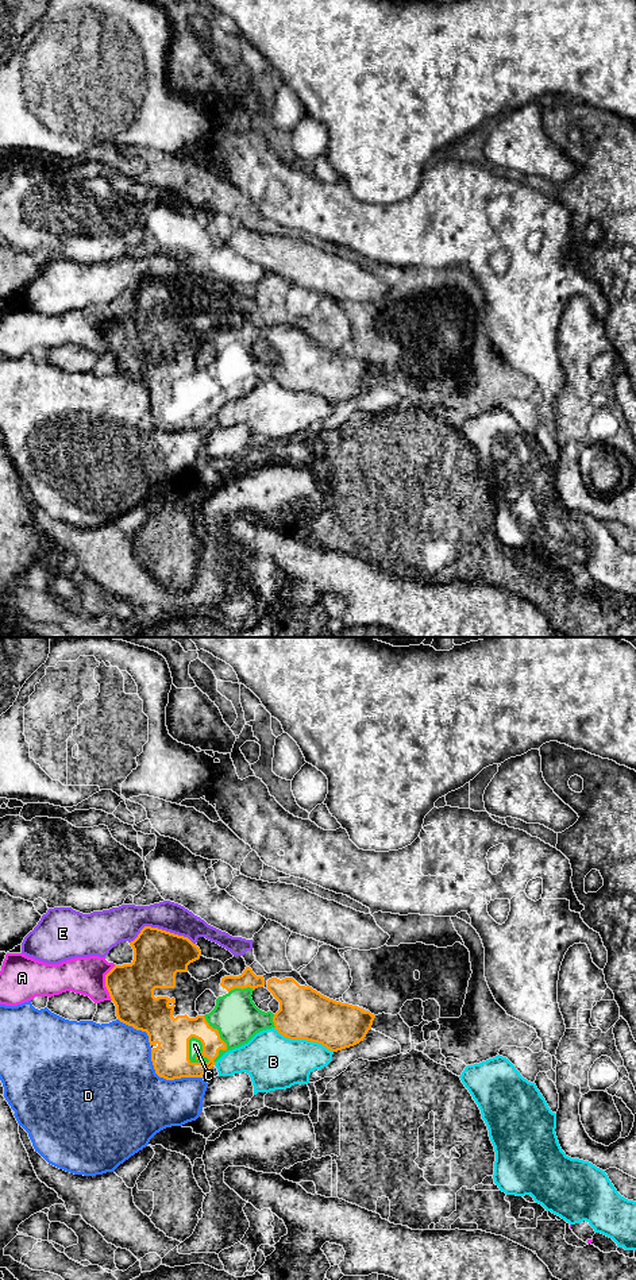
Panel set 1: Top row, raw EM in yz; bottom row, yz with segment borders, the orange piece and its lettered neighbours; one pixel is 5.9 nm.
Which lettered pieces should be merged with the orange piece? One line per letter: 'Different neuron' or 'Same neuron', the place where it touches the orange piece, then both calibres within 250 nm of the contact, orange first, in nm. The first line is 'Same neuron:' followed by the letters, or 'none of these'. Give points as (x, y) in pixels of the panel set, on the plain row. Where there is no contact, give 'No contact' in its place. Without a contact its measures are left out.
Same neuron: C
A: Different neuron. Touches orange at yz (106, 334). Thickness 280 nm (orange) against 220 nm
B: Different neuron. Touches orange at yz (303, 390). Thickness 300 nm (orange) against 320 nm
C: Same neuron. Touches orange at yz (203, 400). Thickness 220 nm (orange) against 80 nm
D: Different neuron. Touches orange at yz (166, 431). Thickness 220 nm (orange) against 460 nm
E: Different neuron. Touches orange at yz (161, 281). Thickness 300 nm (orange) against 220 nm

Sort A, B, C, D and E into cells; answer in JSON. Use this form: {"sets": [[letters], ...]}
{"sets": [["A"], ["B"], ["C"], ["D"], ["E"]]}

